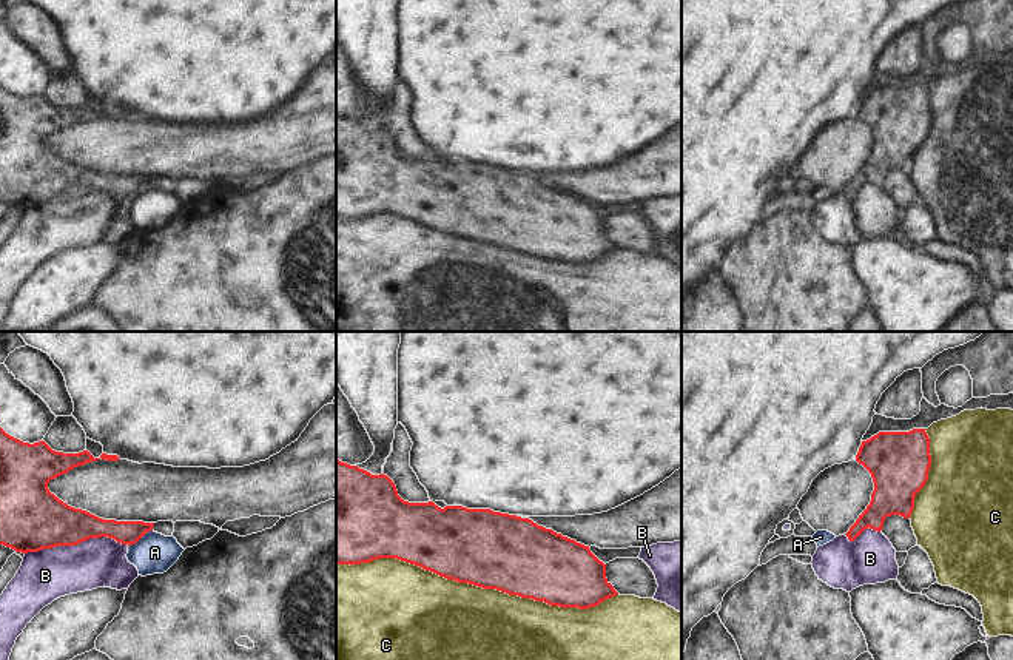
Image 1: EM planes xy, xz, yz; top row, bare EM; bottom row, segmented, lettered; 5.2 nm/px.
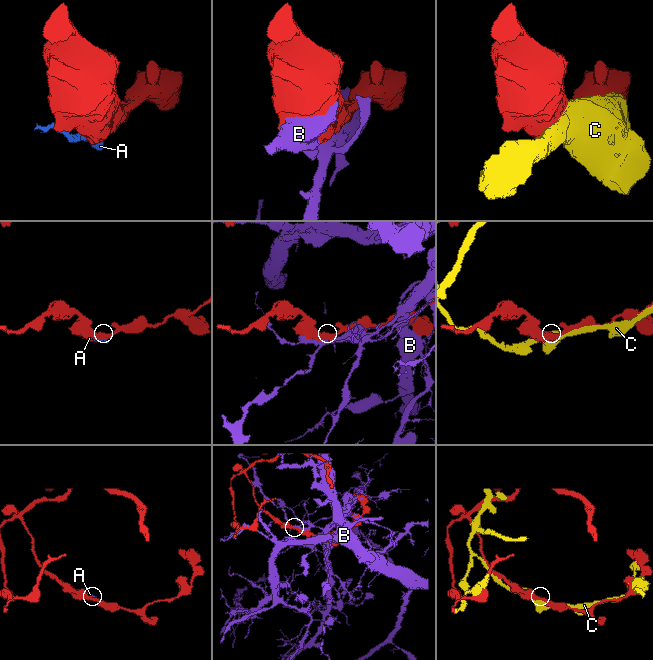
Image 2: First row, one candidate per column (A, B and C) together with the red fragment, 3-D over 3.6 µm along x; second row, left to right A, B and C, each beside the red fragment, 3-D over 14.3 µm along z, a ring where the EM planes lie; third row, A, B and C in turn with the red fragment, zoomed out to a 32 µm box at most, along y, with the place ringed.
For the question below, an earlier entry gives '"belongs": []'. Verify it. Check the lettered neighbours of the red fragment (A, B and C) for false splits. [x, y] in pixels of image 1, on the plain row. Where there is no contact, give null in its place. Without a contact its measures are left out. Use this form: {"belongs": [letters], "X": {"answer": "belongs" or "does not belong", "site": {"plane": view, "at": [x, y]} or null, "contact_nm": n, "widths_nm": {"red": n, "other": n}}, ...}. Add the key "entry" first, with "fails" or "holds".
{"entry": "holds", "belongs": [], "A": {"answer": "does not belong", "site": {"plane": "xy", "at": [141, 191]}, "contact_nm": 150, "widths_nm": {"red": 130, "other": 200}}, "B": {"answer": "does not belong", "site": {"plane": "xy", "at": [76, 198]}, "contact_nm": 550, "widths_nm": {"red": 320, "other": 260}}, "C": {"answer": "does not belong", "site": {"plane": "xz", "at": [477, 239]}, "contact_nm": 1450, "widths_nm": {"red": 400, "other": 480}}}

